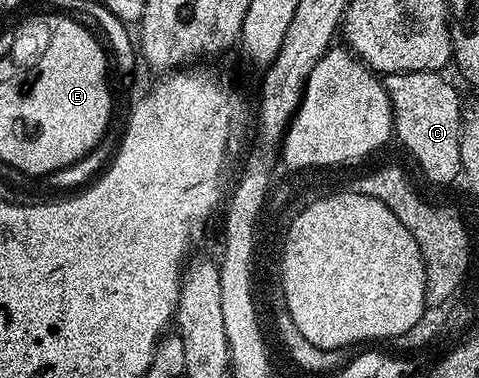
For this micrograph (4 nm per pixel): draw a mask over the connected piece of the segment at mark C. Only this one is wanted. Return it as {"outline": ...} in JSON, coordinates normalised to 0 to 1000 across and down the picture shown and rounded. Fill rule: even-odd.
{"outline":[[[818,190],[802,212],[823,310],[820,357],[906,487],[939,487],[967,463],[960,413],[967,278],[956,275],[954,238],[927,204],[923,190]]]}

